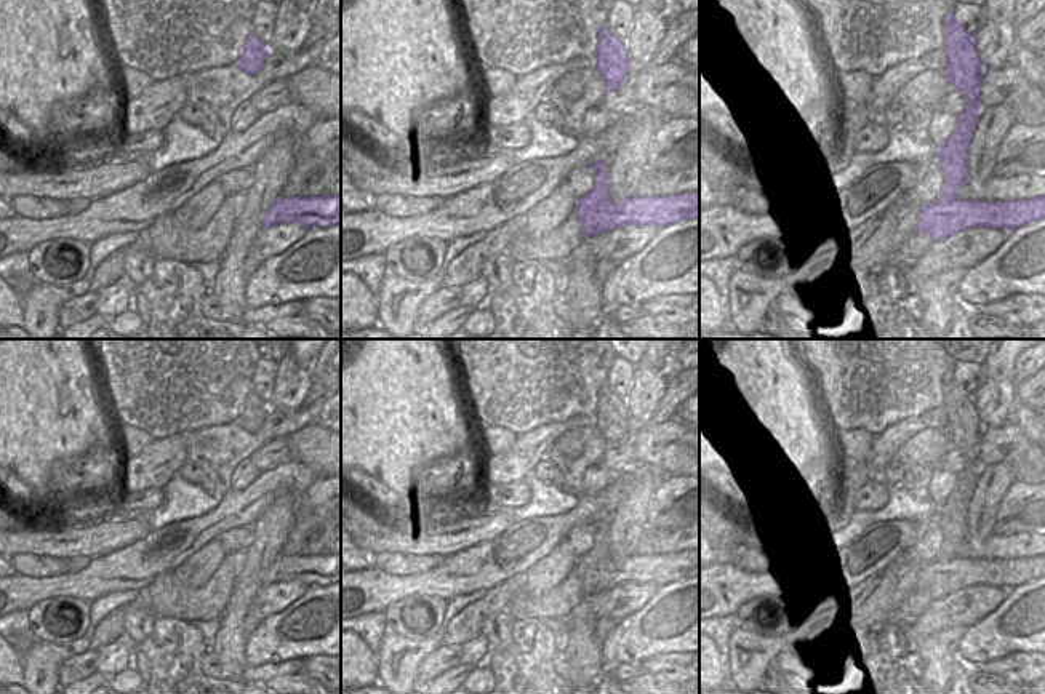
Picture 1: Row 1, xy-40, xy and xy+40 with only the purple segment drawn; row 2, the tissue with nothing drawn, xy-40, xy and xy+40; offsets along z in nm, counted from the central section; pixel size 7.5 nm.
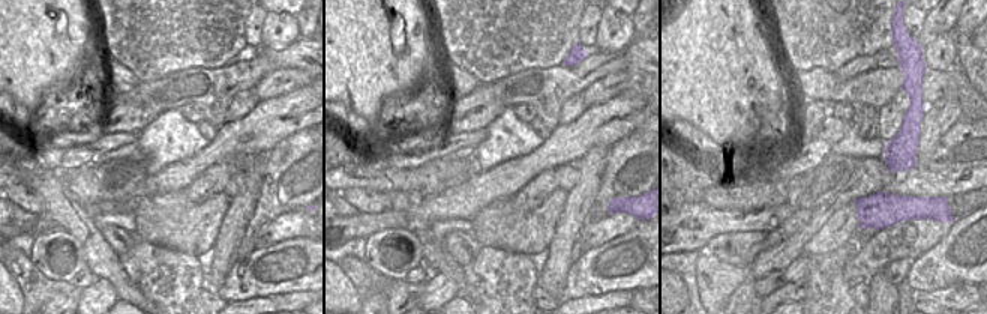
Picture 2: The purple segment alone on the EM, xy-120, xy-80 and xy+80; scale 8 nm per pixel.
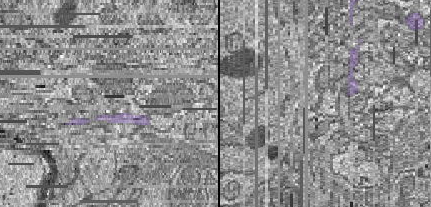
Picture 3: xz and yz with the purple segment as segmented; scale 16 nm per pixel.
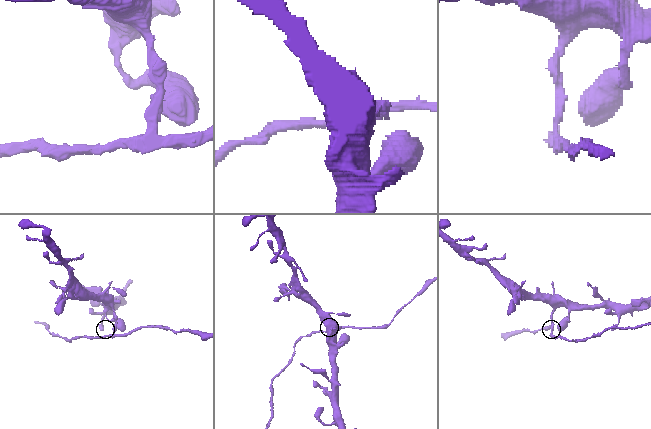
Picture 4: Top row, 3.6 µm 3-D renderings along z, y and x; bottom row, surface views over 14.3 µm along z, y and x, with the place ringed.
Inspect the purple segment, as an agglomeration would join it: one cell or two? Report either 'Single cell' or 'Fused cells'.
Fused cells

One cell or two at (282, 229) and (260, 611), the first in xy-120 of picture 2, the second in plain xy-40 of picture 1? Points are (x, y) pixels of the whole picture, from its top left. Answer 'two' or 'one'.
one

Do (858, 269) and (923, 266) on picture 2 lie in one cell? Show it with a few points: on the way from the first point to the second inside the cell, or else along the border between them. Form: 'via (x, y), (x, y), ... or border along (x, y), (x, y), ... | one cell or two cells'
border along (941, 238), (914, 260) | two cells

